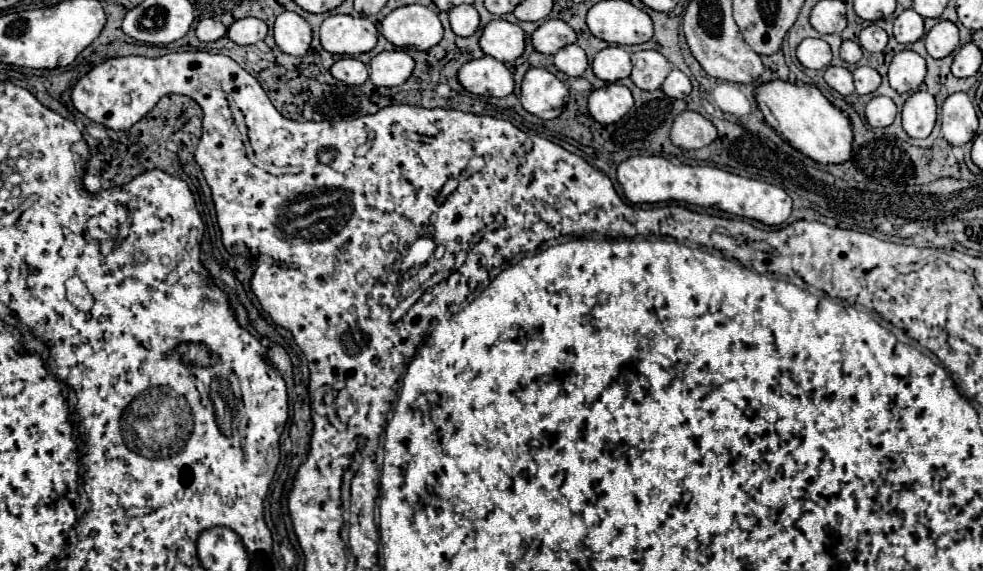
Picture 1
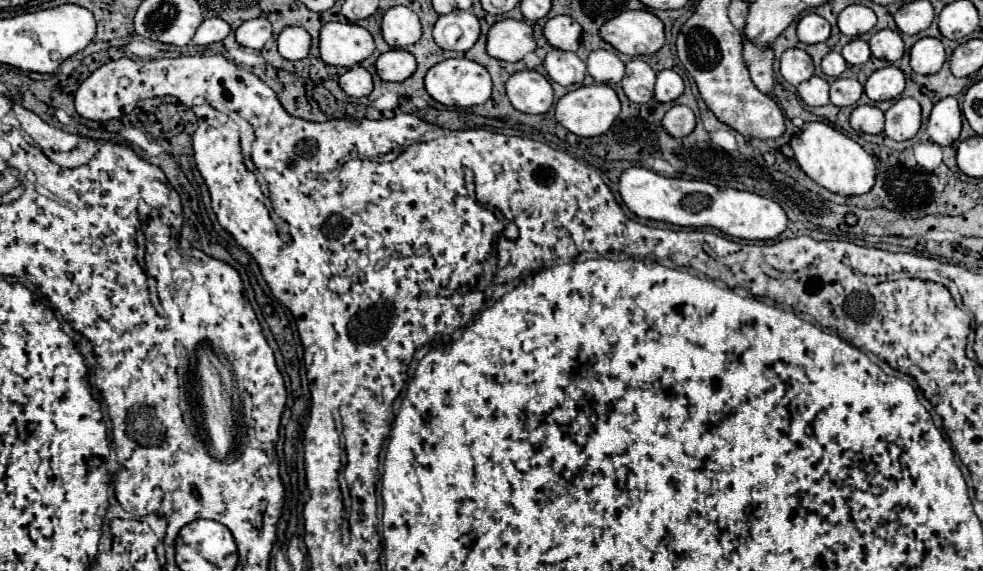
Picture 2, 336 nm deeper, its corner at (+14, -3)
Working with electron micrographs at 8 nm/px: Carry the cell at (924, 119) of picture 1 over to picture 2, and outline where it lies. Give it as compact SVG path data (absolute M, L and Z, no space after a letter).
M899 98L885 112L885 134L893 140L911 140L921 126L921 106L915 98Z

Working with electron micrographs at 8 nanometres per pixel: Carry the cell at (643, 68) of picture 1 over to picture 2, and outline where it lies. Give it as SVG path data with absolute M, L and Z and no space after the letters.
M631 60L625 64L625 76L621 80L621 88L631 102L643 104L653 98L655 72L643 60Z

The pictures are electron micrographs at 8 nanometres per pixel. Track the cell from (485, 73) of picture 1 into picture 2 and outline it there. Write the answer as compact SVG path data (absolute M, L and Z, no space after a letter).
M449 58L433 66L425 76L425 88L445 106L475 106L491 96L489 72L467 58Z

